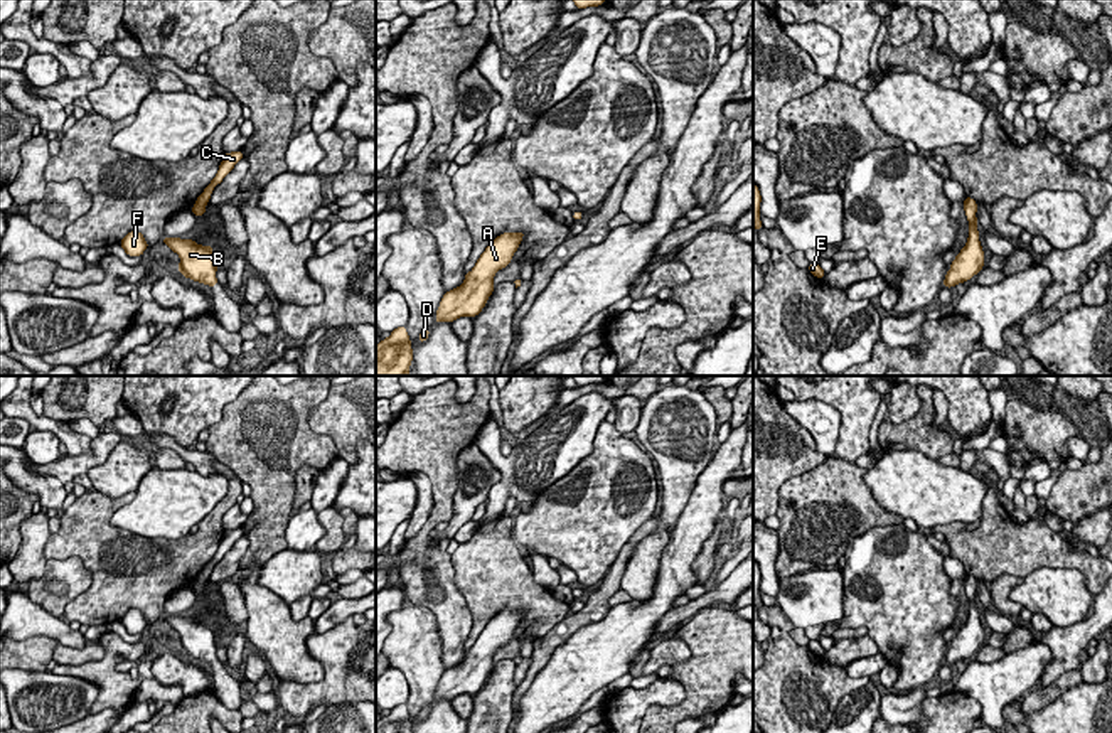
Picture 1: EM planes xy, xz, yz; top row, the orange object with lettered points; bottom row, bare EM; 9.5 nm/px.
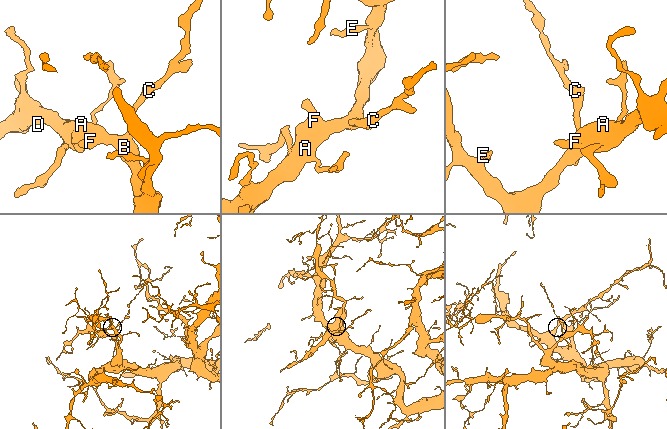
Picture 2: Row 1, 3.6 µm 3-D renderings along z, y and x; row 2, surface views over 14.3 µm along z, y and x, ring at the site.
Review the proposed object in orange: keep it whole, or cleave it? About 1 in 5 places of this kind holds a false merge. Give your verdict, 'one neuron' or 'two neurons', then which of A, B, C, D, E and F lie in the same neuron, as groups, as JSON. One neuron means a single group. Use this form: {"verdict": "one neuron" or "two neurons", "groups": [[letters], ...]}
{"verdict": "one neuron", "groups": [["A", "B", "C", "D", "E", "F"]]}

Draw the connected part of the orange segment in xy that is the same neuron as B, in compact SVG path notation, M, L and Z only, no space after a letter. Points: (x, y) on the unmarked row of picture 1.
M165 613L162 618L179 632L180 642L177 647L184 655L190 655L209 664L219 662L216 655L217 639L214 637L212 623L202 623L192 617Z

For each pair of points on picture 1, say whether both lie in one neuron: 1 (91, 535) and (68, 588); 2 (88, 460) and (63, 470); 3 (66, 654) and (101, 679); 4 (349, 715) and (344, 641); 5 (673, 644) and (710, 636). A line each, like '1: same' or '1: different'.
1: different
2: same
3: different
4: different
5: different

